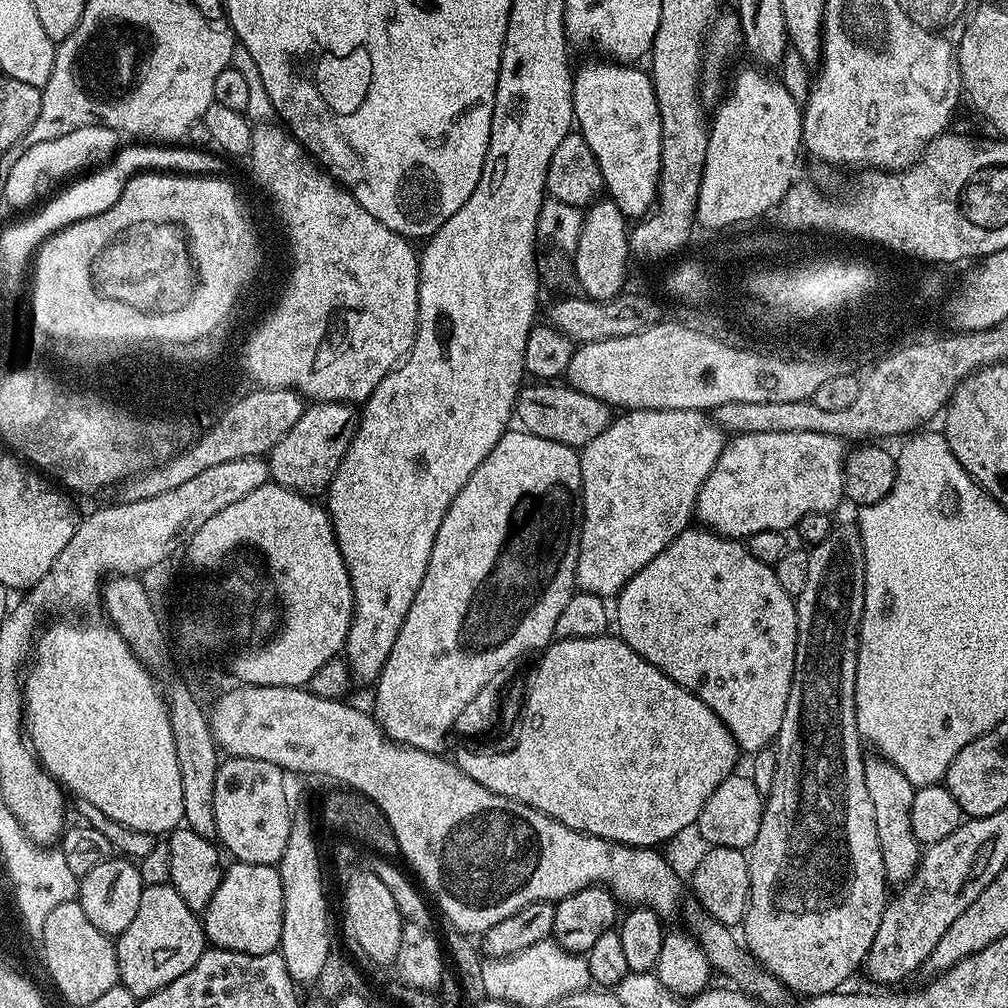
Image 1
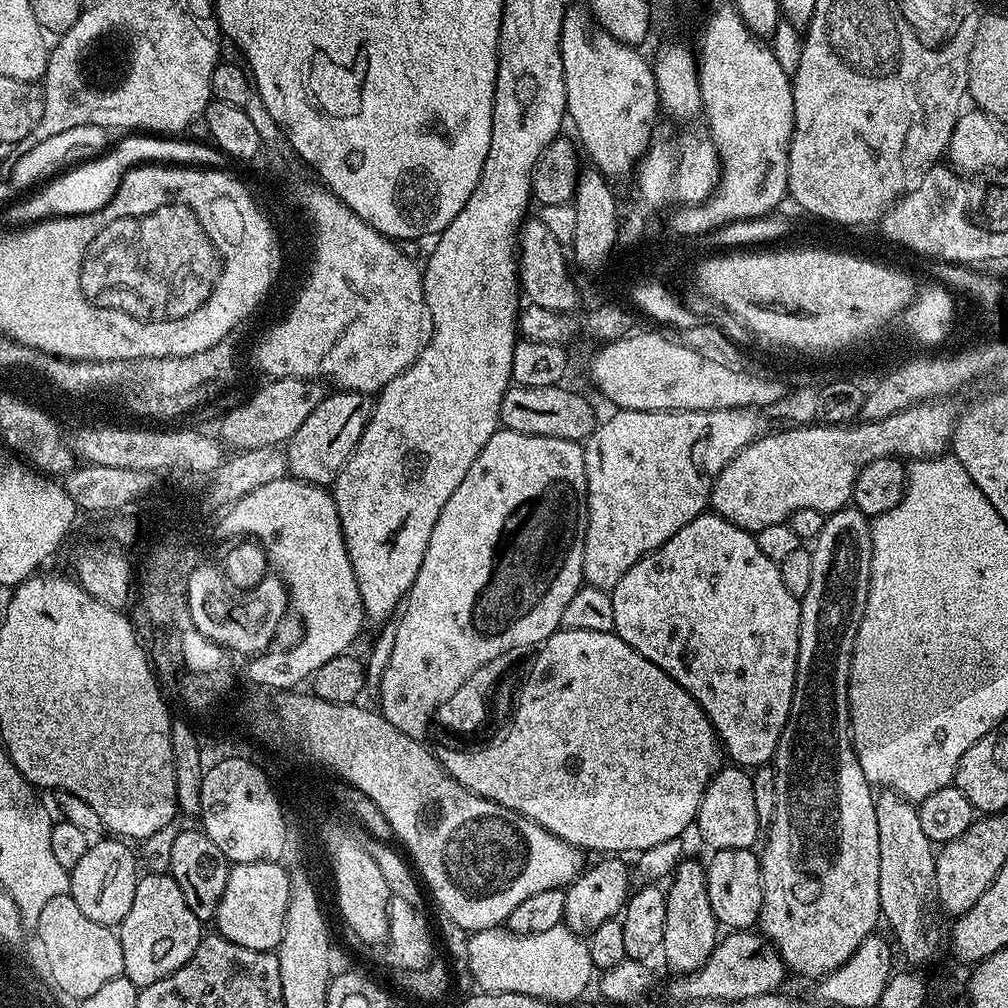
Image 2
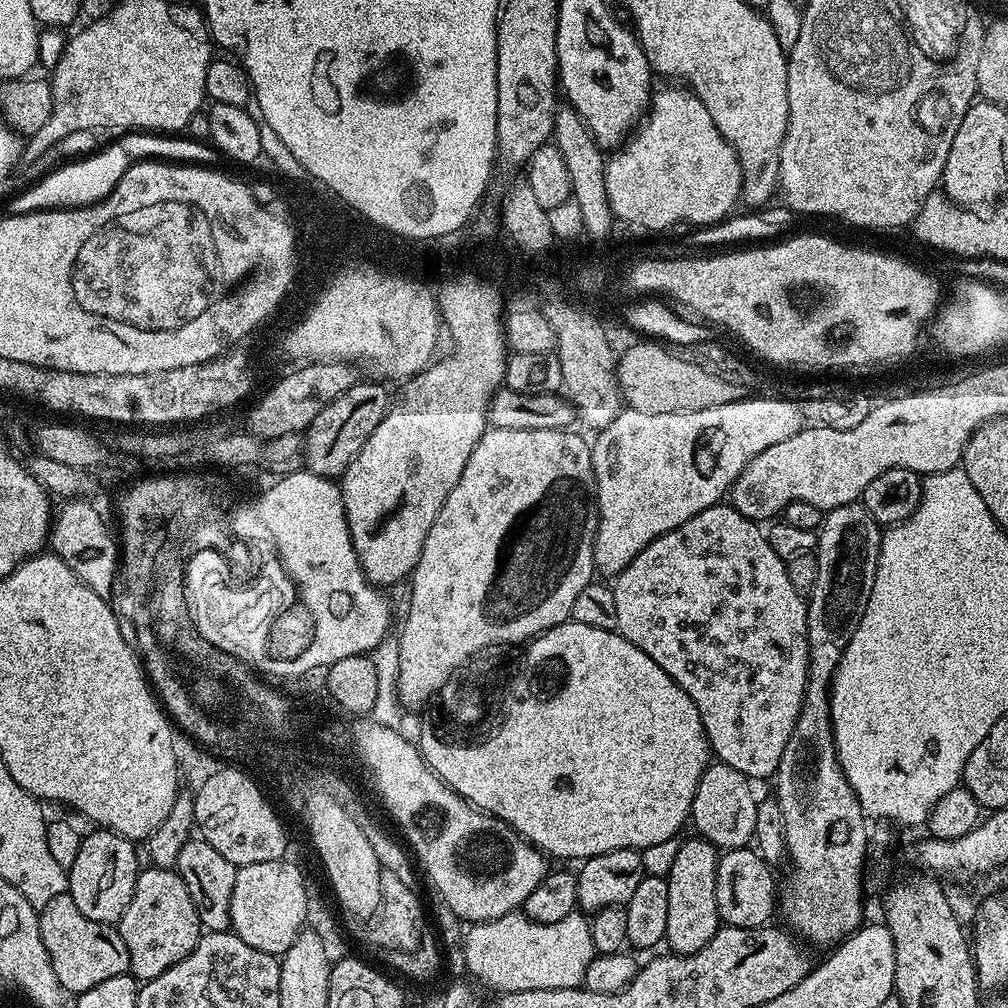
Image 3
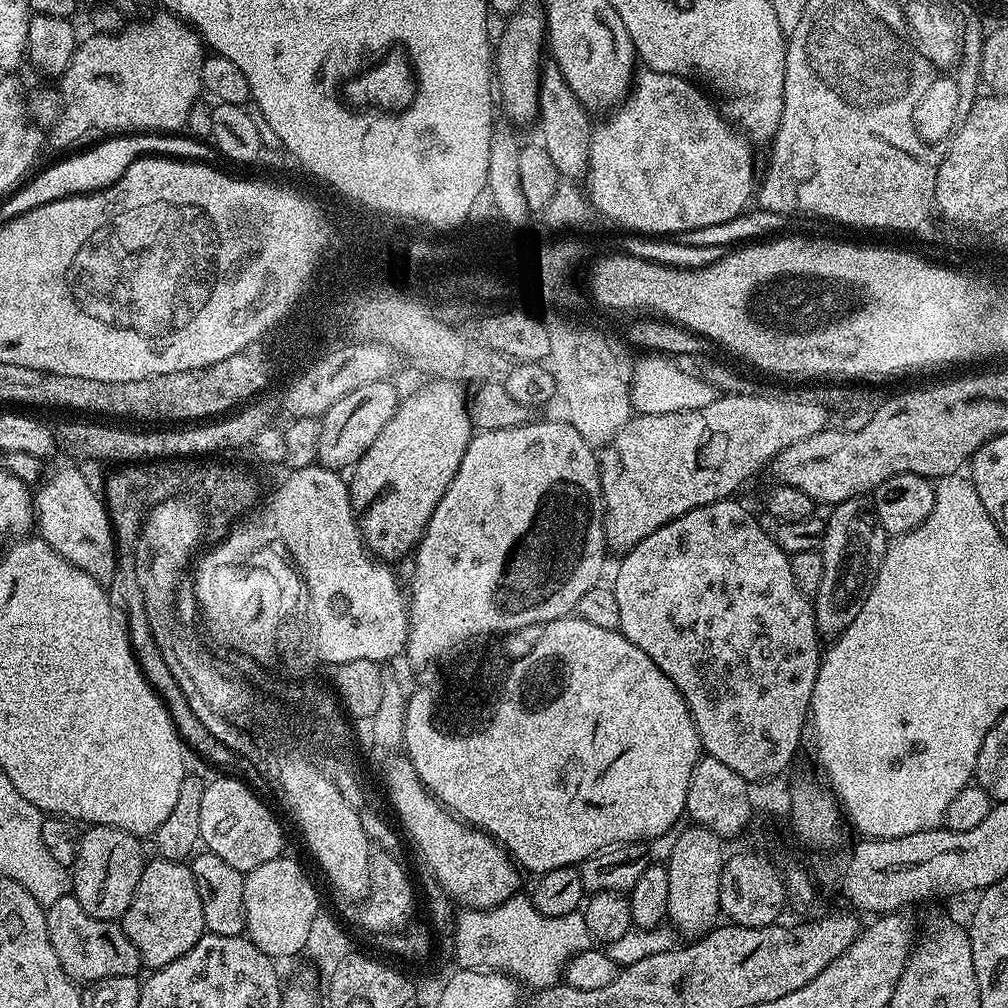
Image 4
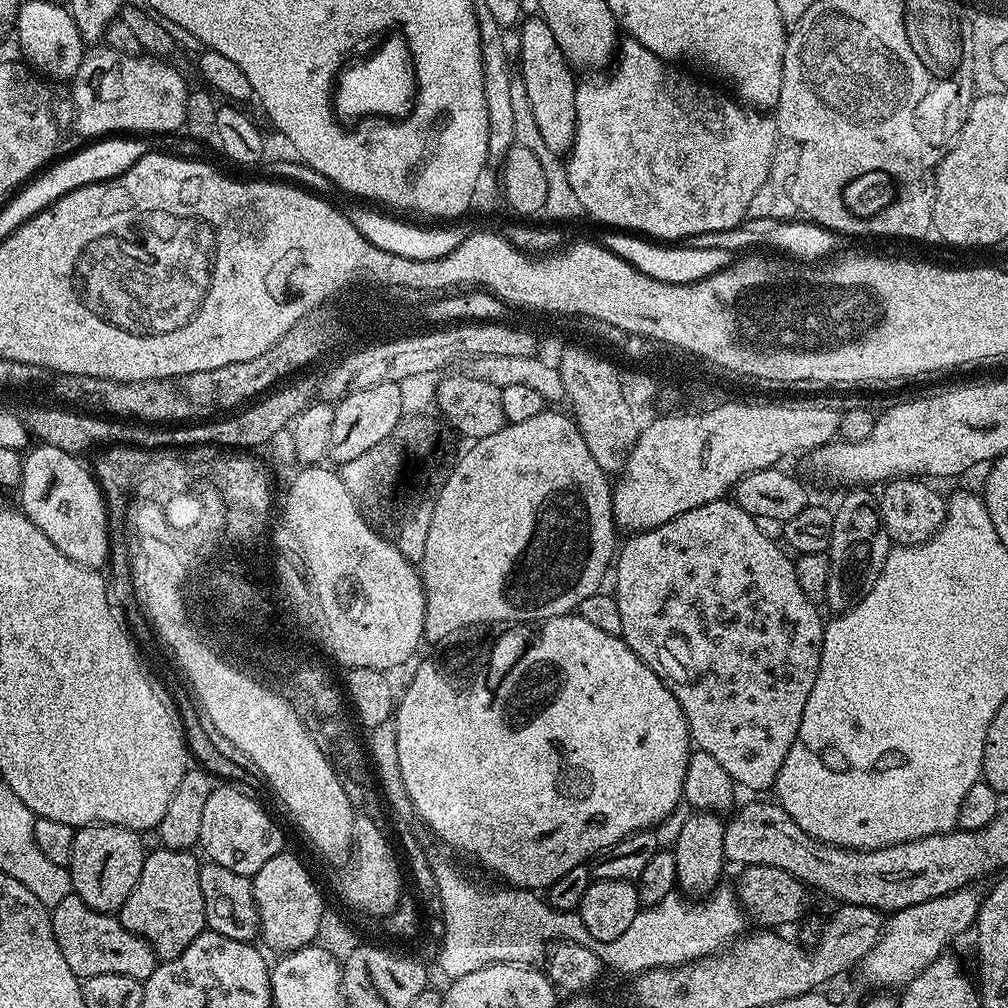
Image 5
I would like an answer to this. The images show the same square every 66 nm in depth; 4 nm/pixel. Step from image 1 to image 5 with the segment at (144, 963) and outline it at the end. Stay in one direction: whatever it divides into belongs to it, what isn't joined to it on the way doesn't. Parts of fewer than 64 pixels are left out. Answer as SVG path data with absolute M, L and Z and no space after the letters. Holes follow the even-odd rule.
M156 846L153 852L151 849L145 855L142 874L138 874L138 882L134 890L130 890L130 898L126 898L118 913L122 926L126 926L126 930L130 930L134 935L142 937L161 961L178 958L200 934L206 931L206 906L202 902L200 881L201 861L196 860L196 854L192 850L183 852L163 846Z

